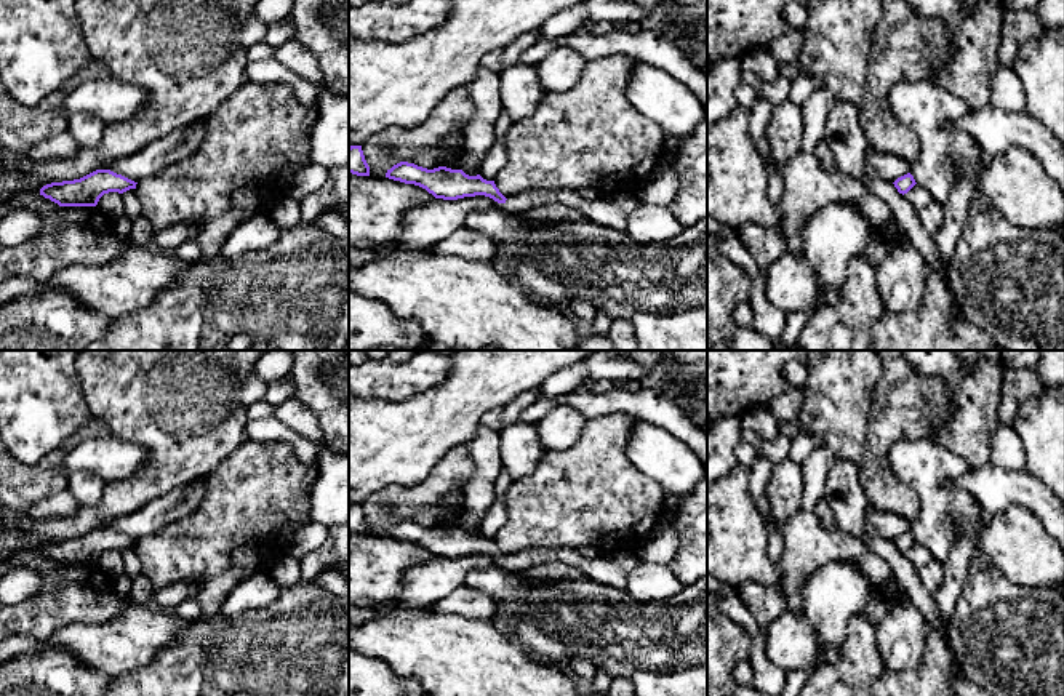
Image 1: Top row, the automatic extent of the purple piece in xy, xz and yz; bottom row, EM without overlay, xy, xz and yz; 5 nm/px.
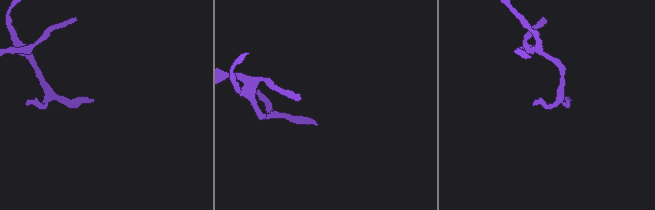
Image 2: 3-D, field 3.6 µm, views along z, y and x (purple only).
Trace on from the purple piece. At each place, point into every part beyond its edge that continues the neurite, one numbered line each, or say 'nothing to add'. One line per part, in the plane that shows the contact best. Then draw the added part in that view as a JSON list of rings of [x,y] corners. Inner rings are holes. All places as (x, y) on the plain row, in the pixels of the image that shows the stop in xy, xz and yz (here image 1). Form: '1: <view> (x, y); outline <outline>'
1: xz (612, 570); outline [[[571,547],[530,549],[510,554],[506,558],[507,568],[517,573],[550,562],[578,566],[586,573],[587,579],[614,589],[626,589],[629,574],[638,565],[635,555],[586,558],[578,549]]]

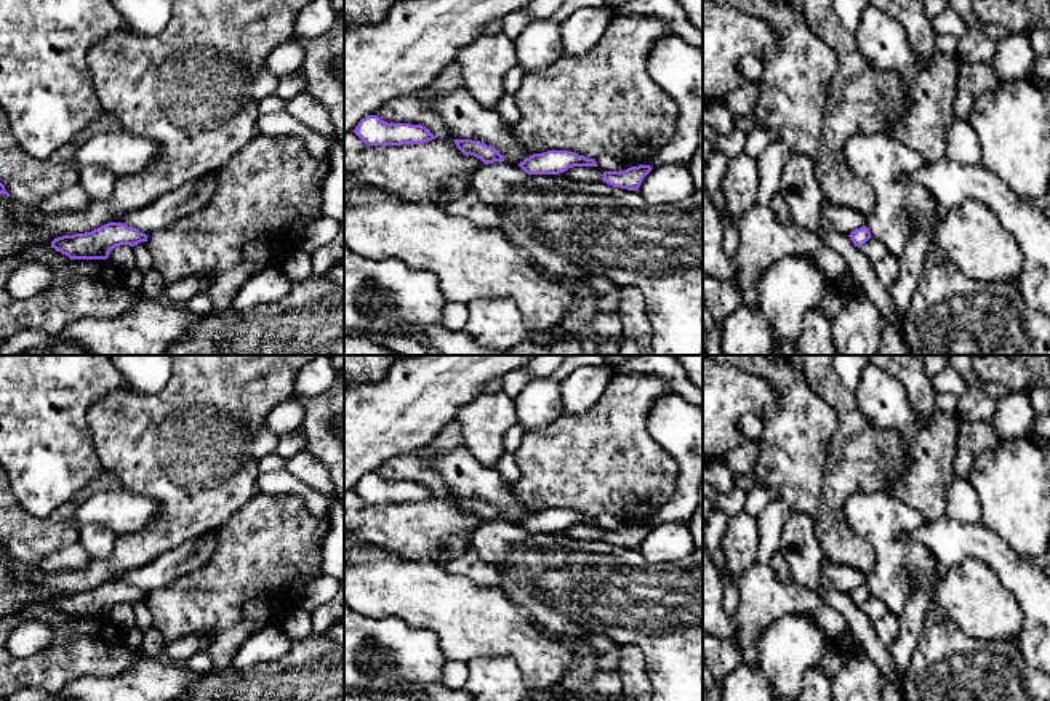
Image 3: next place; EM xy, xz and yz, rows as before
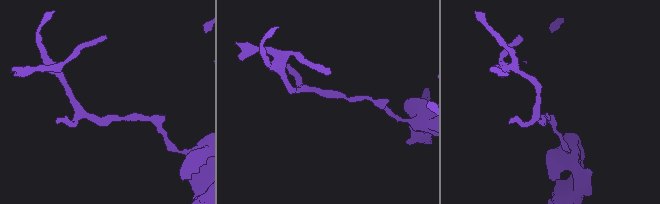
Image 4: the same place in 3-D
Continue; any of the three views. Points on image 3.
nothing to add

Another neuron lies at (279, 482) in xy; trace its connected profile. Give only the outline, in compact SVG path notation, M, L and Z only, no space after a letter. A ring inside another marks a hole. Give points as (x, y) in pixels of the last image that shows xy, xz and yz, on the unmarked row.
M287 469L259 472L256 479L258 491L262 495L296 495L314 517L330 517L330 499L314 488L298 480Z

